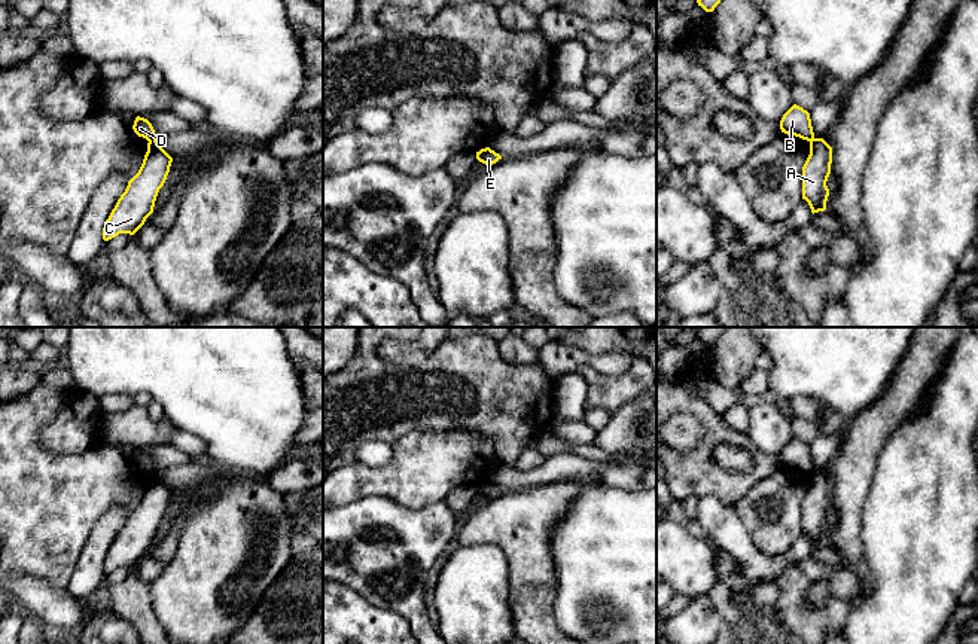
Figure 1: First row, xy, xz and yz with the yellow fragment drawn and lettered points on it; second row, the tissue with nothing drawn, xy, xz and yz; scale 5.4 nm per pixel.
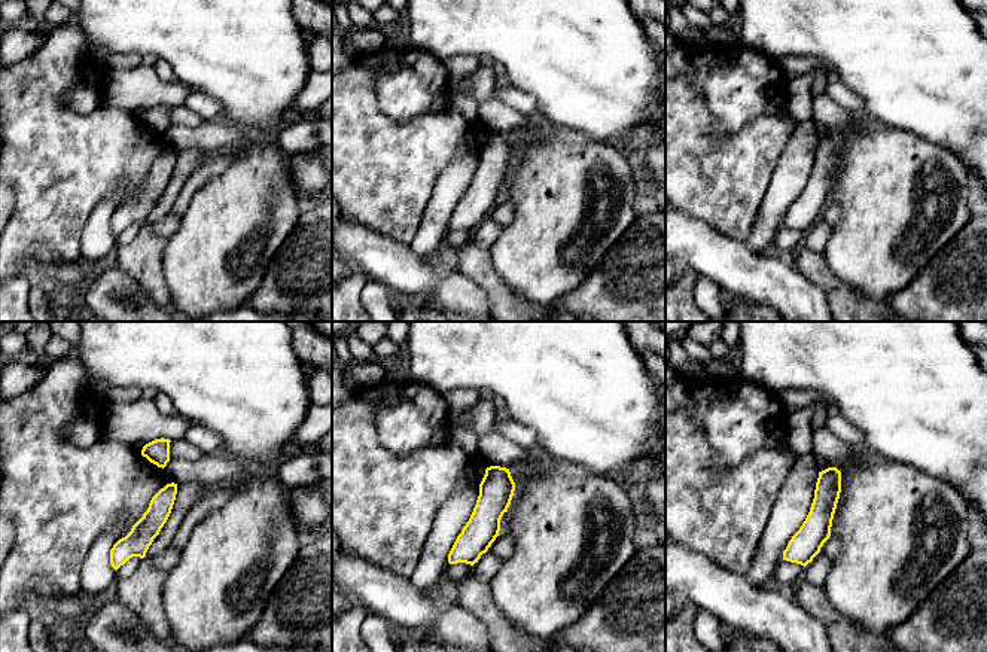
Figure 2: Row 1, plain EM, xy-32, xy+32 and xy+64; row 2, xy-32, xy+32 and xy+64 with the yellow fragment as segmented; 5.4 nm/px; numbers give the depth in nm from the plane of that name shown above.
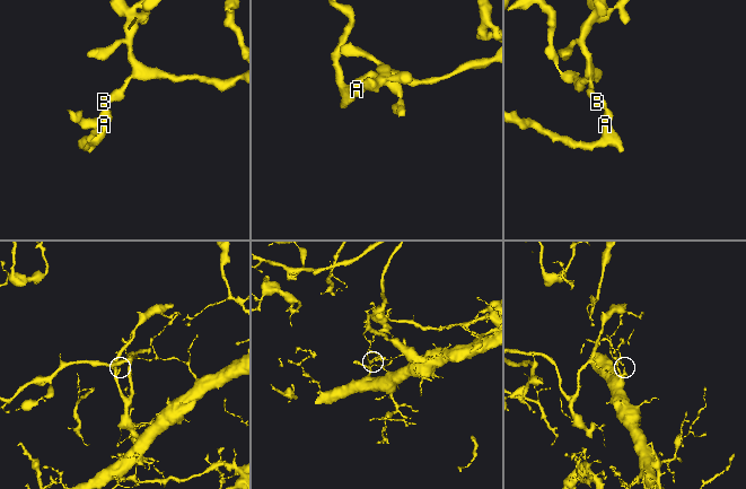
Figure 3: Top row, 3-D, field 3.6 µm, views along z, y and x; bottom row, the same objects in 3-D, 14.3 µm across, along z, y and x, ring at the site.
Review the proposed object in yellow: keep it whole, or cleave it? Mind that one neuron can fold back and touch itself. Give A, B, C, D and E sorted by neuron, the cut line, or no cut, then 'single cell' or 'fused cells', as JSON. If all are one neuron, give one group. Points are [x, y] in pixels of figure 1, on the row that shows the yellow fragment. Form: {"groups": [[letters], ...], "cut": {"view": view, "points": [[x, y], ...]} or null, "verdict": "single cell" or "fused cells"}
{"groups": [["A", "C", "E"], ["B", "D"]], "cut": {"view": "xy", "points": [[155, 139], [149, 142]]}, "verdict": "fused cells"}

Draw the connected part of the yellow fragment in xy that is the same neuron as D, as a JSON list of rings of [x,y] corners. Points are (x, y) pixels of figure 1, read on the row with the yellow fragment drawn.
[[[137,116],[132,125],[132,129],[138,137],[146,138],[147,141],[156,140],[152,123],[144,117]]]

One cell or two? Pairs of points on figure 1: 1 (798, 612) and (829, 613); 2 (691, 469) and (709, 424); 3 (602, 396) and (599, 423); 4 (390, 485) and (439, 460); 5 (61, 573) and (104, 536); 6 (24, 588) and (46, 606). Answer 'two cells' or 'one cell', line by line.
1: one cell
2: one cell
3: two cells
4: one cell
5: two cells
6: one cell

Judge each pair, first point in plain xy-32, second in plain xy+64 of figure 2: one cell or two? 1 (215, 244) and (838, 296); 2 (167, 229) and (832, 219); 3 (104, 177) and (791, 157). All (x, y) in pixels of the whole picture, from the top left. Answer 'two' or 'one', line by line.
1: two
2: two
3: two

